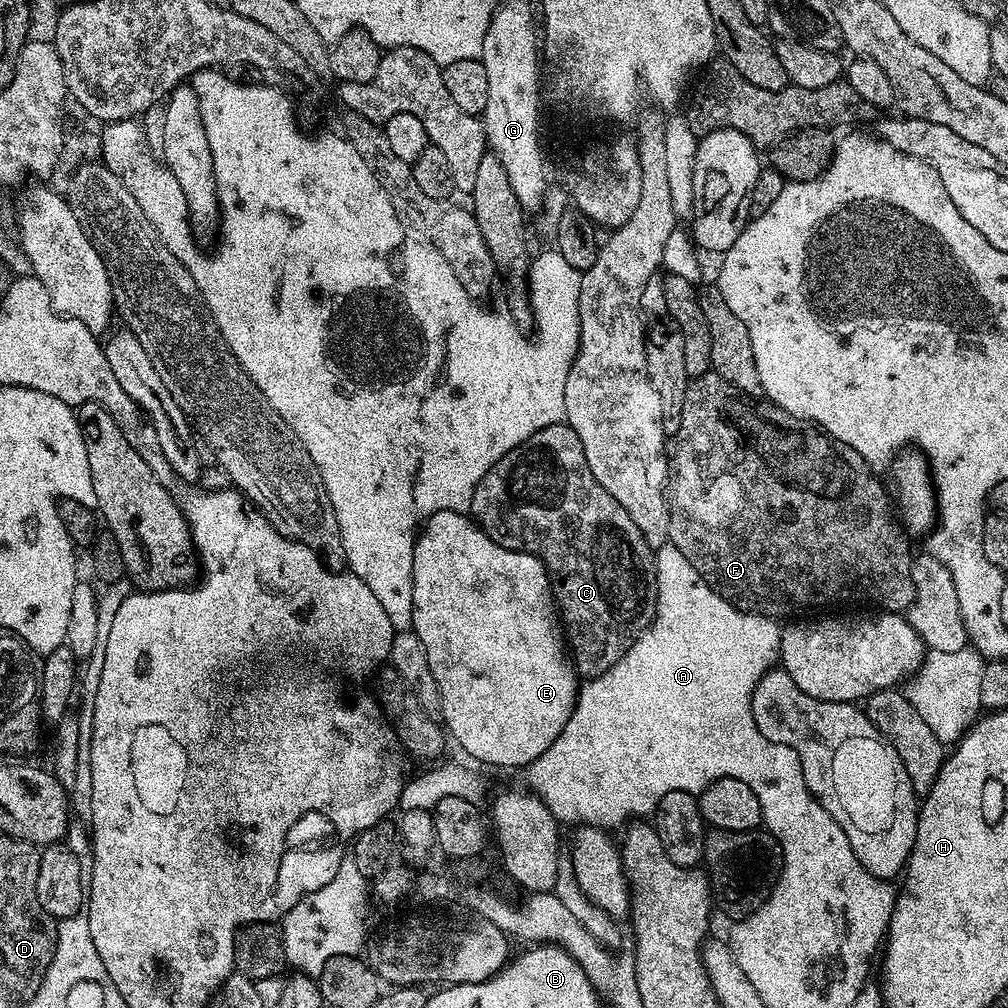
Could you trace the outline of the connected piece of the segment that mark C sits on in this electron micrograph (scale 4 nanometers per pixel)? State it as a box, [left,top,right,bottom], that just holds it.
[470,422,656,678]

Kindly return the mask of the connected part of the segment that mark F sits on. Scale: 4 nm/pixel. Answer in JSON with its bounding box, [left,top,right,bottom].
[669,371,916,618]

